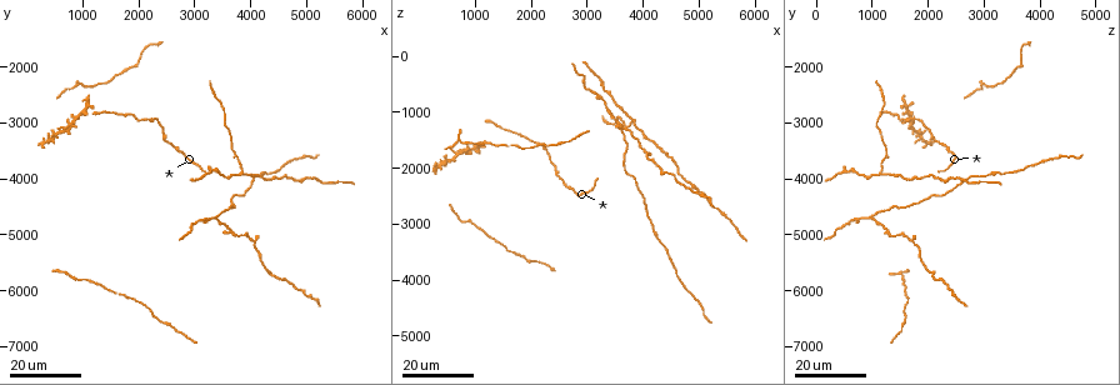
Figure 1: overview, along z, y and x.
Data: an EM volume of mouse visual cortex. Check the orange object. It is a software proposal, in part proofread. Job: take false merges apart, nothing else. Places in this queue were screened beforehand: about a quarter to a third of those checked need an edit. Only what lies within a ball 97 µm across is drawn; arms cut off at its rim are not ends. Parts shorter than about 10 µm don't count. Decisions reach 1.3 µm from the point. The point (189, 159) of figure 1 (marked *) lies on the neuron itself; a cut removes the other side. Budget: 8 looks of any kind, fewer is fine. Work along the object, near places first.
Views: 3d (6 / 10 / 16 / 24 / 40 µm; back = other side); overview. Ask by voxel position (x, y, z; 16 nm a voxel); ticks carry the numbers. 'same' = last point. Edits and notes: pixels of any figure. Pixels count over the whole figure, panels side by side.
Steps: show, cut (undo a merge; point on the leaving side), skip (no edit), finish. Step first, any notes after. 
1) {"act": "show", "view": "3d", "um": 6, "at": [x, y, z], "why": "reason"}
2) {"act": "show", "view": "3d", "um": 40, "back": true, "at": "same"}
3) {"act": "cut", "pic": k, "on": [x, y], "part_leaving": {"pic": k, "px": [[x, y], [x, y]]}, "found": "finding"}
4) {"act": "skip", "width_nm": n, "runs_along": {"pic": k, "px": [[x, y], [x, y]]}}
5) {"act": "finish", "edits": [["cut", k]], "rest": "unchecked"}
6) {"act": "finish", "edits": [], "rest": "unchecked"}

{"act": "show", "view": "3d", "um": 16, "at": [3600, 4950, 1250]}

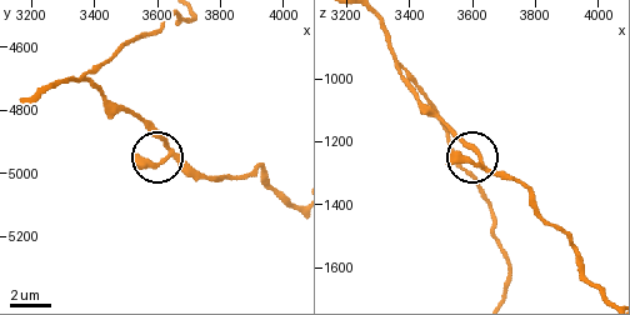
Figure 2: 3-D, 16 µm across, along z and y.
{"act": "show", "view": "3d", "um": 6, "at": [3650, 4940, 1280]}

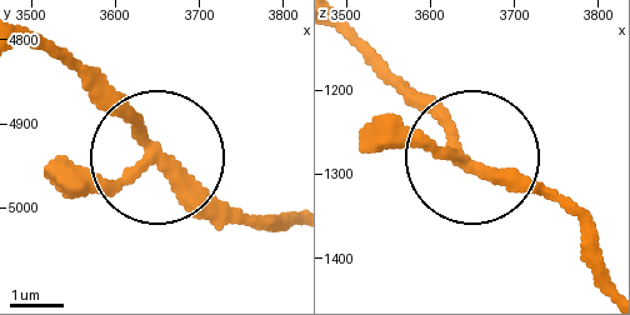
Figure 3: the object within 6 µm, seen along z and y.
{"act": "skip", "width_nm": 210, "runs_along": {"pic": 3, "px": [[343, 33], [468, 158], [566, 203]]}, "found": "all the same neuron"}

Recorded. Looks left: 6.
{"act": "show", "view": "3d", "um": 16, "at": [3350, 4700, 1000], "why": "two arms in line, one across"}

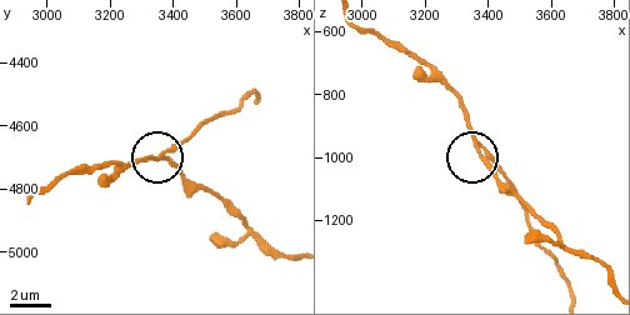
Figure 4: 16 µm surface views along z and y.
{"act": "show", "view": "3d", "um": 6, "at": [3370, 4700, 990]}

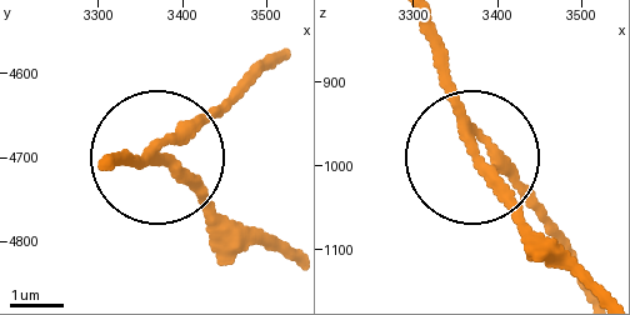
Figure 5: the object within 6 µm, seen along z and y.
{"act": "skip", "width_nm": 220, "found": "continuous, no second neuron"}

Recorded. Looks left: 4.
{"act": "show", "view": "3d", "um": 16, "at": [3850, 3850, 1200], "why": "arms part here"}

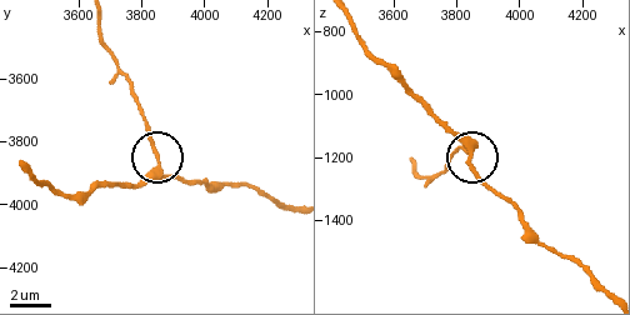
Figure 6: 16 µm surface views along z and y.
{"act": "show", "view": "3d", "um": 6, "at": [3850, 3900, 1150], "why": "closer look"}

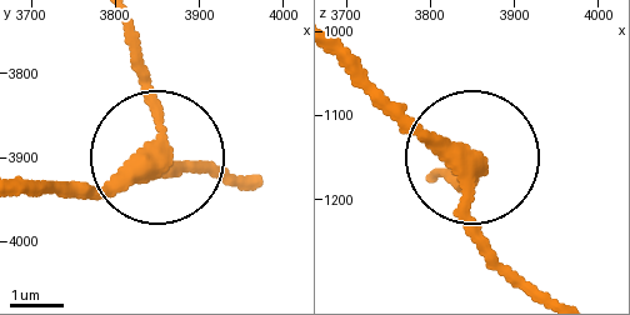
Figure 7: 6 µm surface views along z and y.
{"act": "cut", "pic": 7, "on": [145, 95], "arms": 3, "part_leaving": {"pic": 7, "px": [[141, 161], [155, 98], [133, 31]]}, "found": "two neurons meet here"}

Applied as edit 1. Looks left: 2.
{"act": "show", "view": "3d", "um": 16, "at": [3950, 5000, 1500], "why": "thick turns thin"}

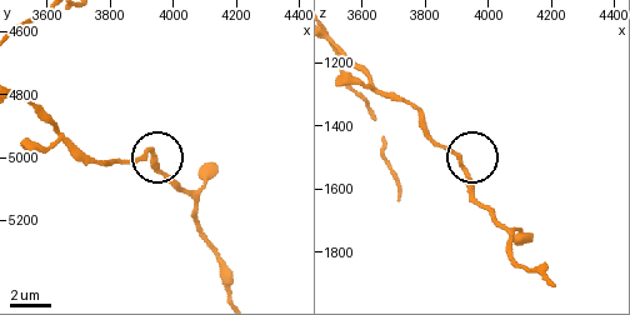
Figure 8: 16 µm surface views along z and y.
{"act": "show", "view": "3d", "um": 10, "at": [3910, 4990, 1520]}

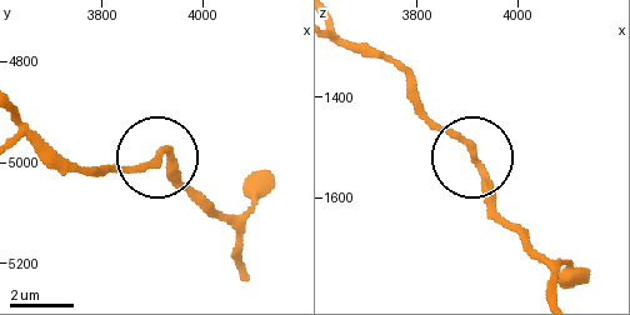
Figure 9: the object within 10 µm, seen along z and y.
{"act": "skip", "width_nm": 210, "runs_along": {"pic": 9, "px": [[21, 120], [91, 169], [134, 169], [164, 153], [204, 206]]}, "found": "one neuron here"}

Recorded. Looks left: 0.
{"act": "finish", "edits": [["cut", 7]], "rest": "unchecked"}

